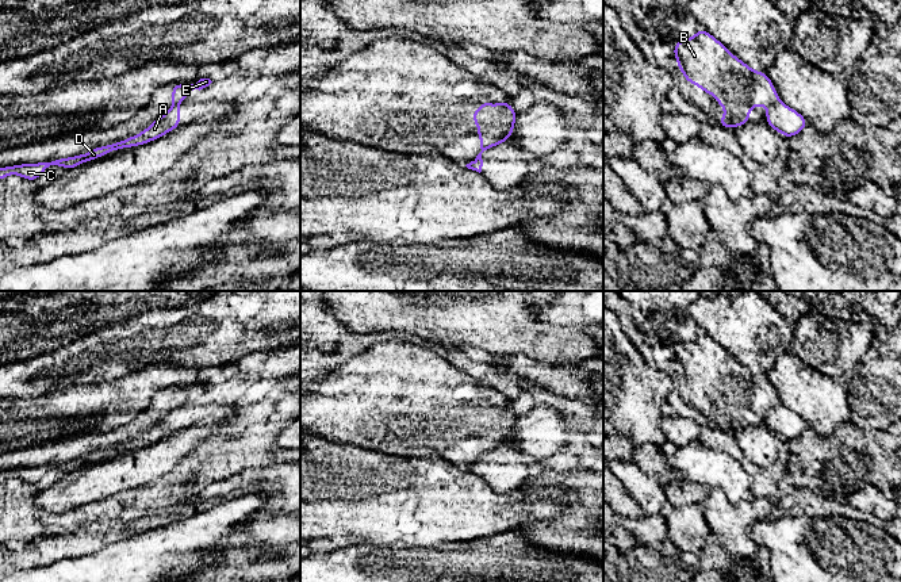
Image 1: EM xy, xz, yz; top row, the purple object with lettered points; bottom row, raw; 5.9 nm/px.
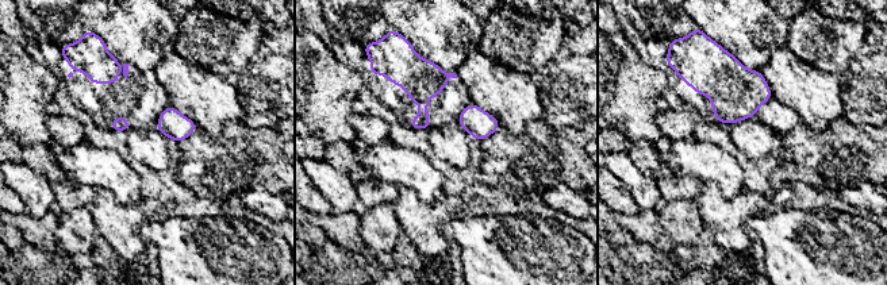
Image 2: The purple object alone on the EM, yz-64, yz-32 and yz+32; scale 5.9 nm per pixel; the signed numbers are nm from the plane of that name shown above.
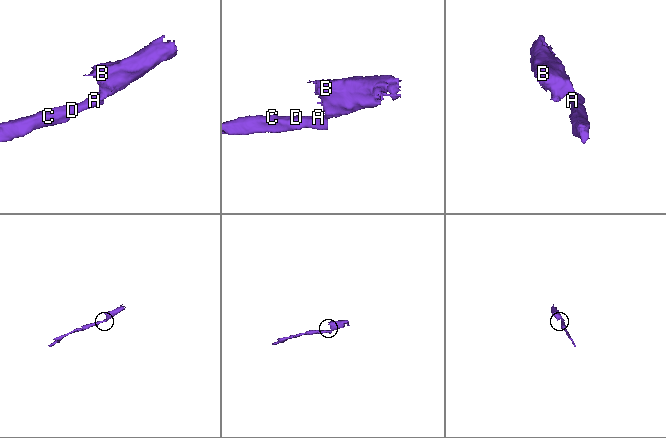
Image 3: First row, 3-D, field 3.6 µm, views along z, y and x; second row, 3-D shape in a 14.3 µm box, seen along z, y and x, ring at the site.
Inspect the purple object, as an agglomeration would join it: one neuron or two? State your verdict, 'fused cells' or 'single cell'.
fused cells

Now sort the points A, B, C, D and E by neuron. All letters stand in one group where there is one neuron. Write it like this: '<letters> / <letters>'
A C D / B E

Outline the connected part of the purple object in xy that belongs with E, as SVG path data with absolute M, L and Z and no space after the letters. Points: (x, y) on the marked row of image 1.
M200 79L198 83L173 84L172 85L172 106L179 106L192 89L203 89L212 81L210 79Z

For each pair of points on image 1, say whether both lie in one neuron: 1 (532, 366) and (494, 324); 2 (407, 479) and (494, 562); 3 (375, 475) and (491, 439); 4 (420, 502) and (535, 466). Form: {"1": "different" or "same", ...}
{"1": "different", "2": "different", "3": "different", "4": "different"}

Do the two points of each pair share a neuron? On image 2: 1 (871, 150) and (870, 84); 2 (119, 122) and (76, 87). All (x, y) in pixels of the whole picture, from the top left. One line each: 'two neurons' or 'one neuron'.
1: two neurons
2: one neuron

